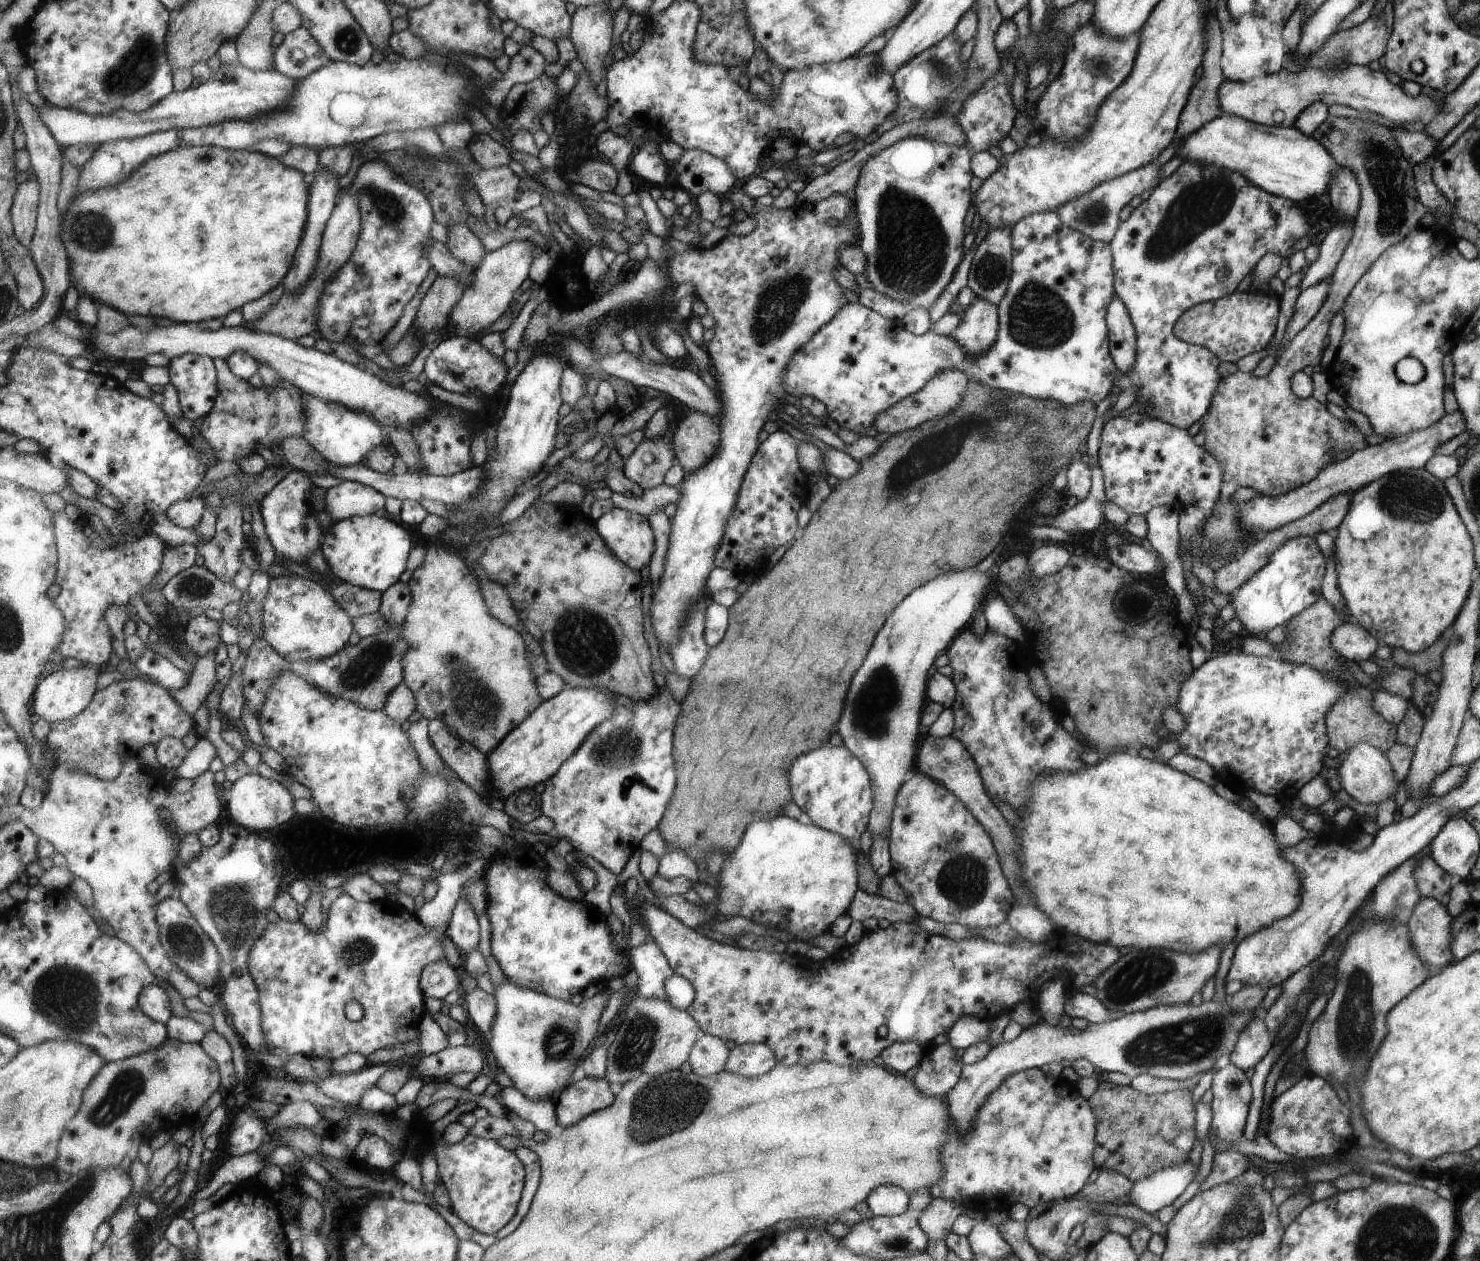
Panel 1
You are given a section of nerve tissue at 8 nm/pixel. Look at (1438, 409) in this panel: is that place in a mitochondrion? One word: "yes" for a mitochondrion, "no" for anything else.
no

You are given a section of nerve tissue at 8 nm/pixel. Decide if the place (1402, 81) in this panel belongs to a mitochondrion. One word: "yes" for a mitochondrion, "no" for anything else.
no

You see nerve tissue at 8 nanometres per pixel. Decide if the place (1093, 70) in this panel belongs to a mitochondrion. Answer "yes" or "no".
yes

